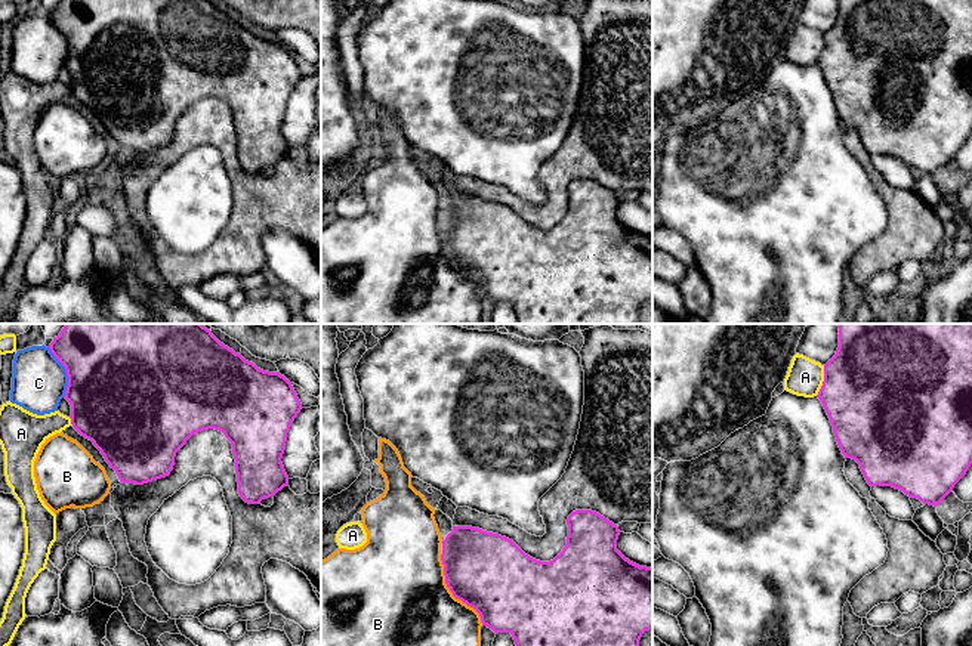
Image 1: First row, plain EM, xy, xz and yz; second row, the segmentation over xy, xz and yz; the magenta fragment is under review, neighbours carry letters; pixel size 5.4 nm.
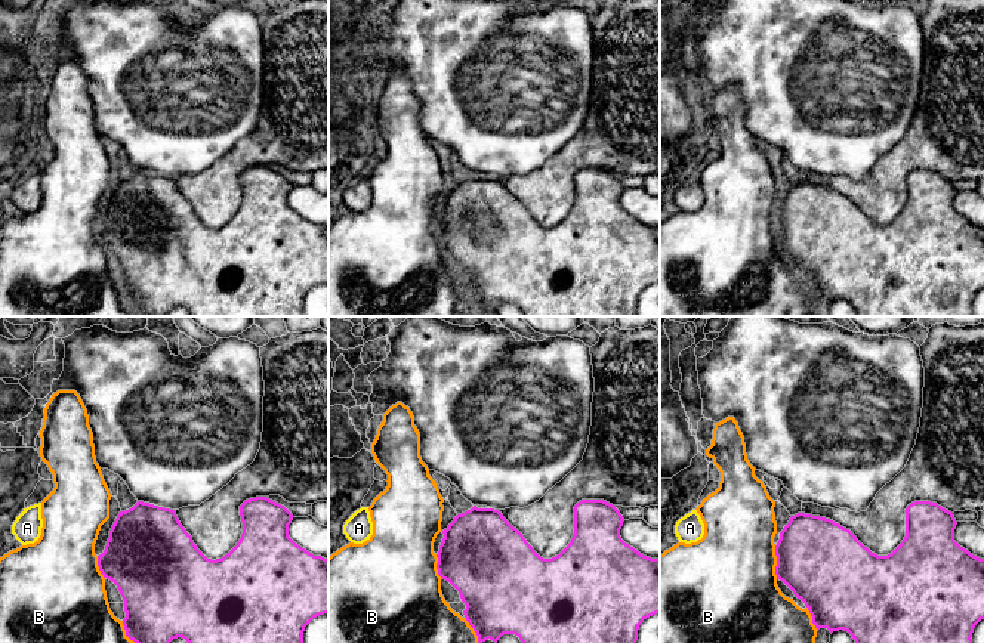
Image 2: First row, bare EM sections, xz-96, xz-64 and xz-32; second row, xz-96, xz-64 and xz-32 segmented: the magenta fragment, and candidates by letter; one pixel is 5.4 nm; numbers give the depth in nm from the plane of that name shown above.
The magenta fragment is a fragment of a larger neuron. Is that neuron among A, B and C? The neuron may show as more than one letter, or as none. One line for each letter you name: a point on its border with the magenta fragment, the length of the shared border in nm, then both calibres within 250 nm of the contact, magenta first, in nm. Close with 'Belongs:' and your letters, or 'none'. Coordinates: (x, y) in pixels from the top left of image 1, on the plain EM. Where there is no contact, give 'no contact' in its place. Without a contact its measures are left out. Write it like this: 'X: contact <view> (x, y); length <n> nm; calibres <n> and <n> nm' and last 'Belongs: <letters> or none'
Belongs: none

